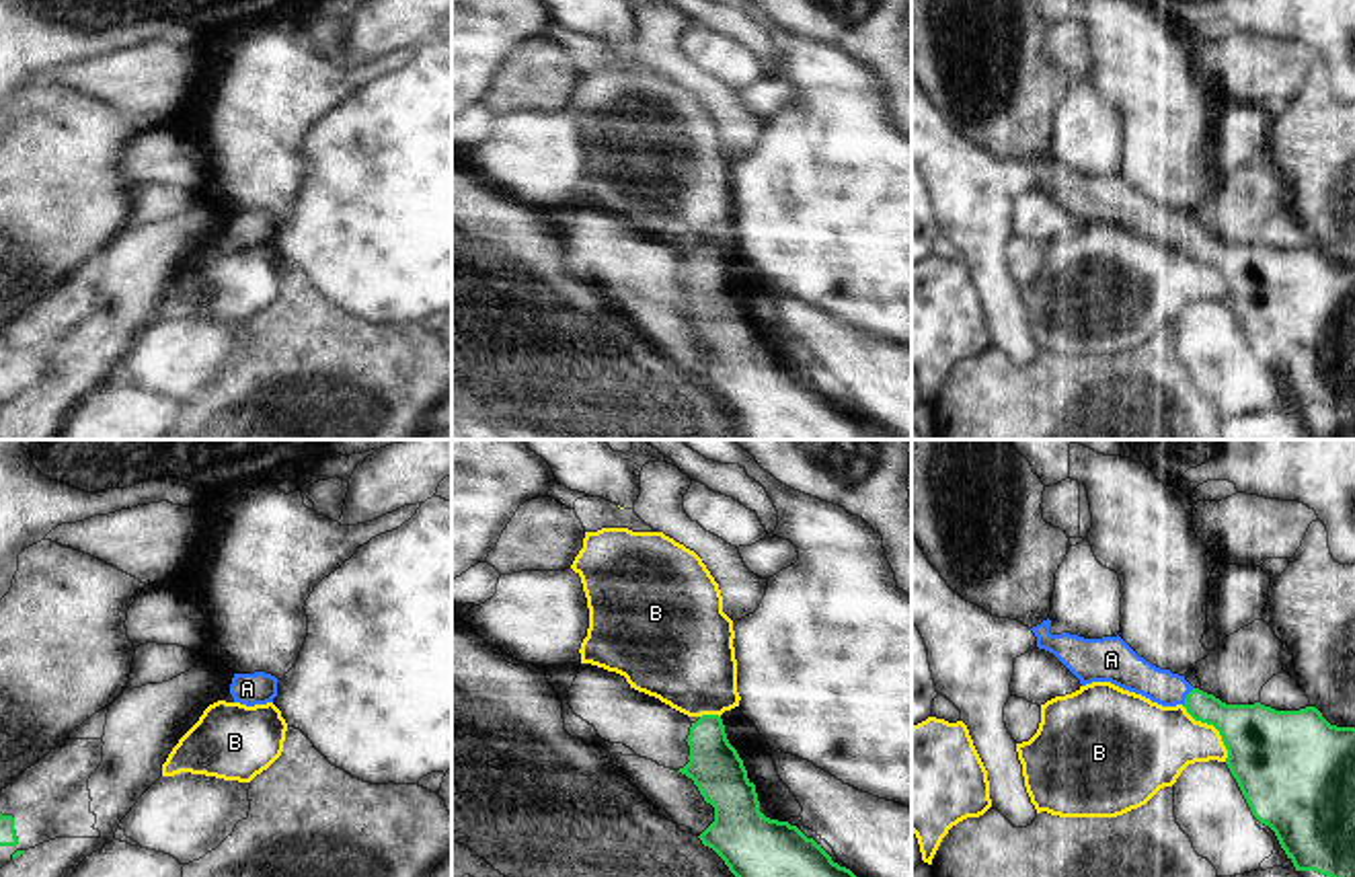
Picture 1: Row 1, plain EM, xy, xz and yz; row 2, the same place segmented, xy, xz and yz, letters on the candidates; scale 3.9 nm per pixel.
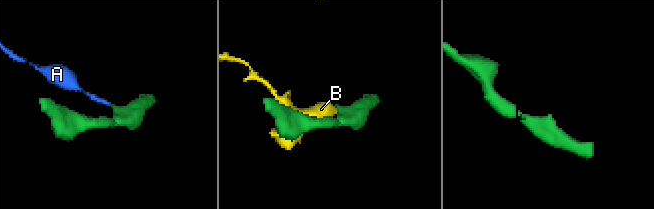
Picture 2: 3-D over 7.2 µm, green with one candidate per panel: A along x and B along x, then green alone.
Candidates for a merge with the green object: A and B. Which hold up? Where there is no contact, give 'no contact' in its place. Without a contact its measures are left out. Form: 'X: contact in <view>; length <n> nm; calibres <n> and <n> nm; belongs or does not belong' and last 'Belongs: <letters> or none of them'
A: contact in yz; length 80 nm; calibres 190 and 140 nm; belongs
B: contact in yz; length 280 nm; calibres 340 and 300 nm; does not belong
Belongs: A

